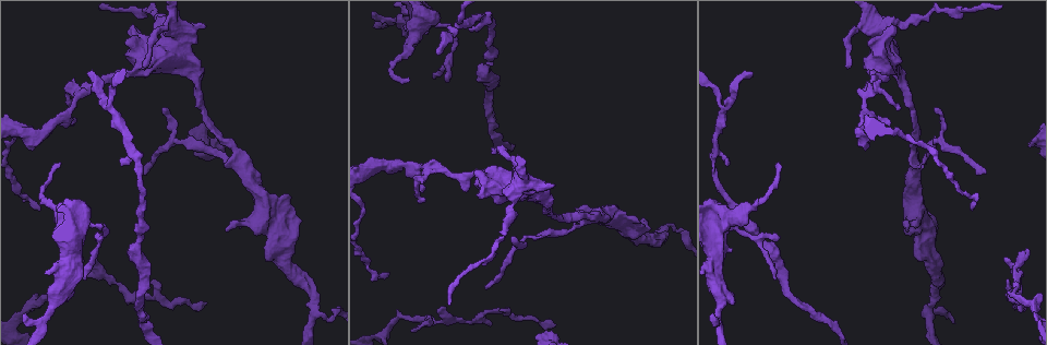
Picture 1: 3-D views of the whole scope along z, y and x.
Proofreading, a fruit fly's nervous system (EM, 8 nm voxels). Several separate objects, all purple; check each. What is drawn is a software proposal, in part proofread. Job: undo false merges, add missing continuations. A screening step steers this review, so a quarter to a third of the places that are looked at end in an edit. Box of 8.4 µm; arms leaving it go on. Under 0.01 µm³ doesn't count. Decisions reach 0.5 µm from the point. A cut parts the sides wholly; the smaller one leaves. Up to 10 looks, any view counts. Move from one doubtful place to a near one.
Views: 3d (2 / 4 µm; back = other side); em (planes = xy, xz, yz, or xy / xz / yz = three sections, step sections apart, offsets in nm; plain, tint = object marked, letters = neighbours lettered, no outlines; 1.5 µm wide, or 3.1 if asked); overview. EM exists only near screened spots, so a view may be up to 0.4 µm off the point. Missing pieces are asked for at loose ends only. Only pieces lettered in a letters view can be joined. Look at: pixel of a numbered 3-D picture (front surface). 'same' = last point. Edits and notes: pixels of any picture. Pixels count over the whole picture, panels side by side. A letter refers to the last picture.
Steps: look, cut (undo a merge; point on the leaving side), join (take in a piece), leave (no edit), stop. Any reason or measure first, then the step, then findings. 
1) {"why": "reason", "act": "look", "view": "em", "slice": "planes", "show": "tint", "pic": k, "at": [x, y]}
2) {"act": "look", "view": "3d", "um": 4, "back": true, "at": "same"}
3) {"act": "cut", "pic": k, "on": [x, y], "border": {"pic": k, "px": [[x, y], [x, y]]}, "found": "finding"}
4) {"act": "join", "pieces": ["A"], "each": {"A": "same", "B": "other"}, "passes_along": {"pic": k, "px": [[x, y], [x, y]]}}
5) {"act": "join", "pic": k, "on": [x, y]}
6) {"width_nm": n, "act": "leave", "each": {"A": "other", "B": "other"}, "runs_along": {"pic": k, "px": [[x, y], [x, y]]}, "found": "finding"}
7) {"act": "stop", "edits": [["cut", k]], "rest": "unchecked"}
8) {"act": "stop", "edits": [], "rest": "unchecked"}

{"why": "sudden change in width", "act": "look", "view": "3d", "um": 2, "pic": 1, "at": [238, 162]}

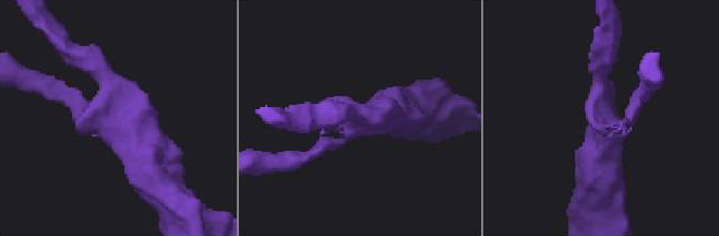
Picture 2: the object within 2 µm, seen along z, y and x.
{"arms": 3, "act": "look", "view": "em", "slice": "xy", "step": 8, "show": "tint", "pic": 2, "at": [601, 117]}

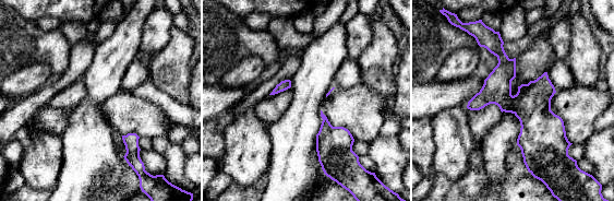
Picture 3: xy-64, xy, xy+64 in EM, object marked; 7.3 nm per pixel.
{"why": "another direction", "act": "look", "view": "em", "slice": "planes", "show": "letters", "at": "same"}

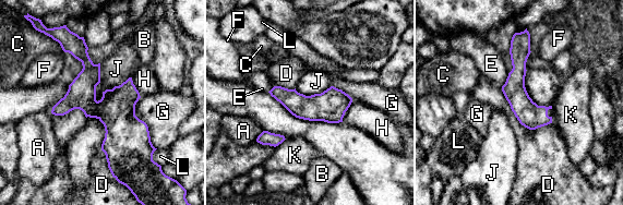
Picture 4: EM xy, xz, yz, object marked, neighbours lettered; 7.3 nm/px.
{"act": "leave", "each": {"A": "other", "B": "other", "C": "other", "D": "other", "E": "other", "F": "other", "G": "other", "H": "other", "J": "other", "K": "other", "L": "other"}, "runs_along": {"pic": 4, "px": [[81, 43], [114, 167]]}, "found": "continuous, no second neuron"}

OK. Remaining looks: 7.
{"why": "an open end", "act": "look", "view": "3d", "um": 4, "pic": 1, "at": [1005, 259]}

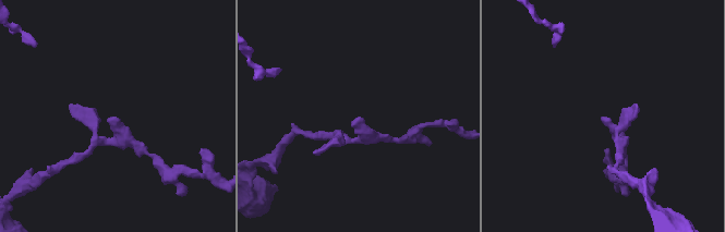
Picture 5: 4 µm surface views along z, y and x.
{"why": "now the EM", "act": "look", "view": "em", "slice": "xz", "step": 4, "show": "letters", "pic": 5, "at": [601, 117]}

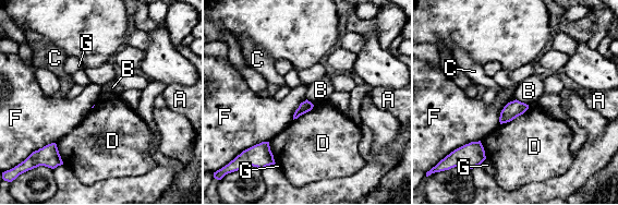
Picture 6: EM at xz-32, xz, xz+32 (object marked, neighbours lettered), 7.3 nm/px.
{"act": "look", "view": "em", "slice": "planes", "show": "letters", "at": "same"}

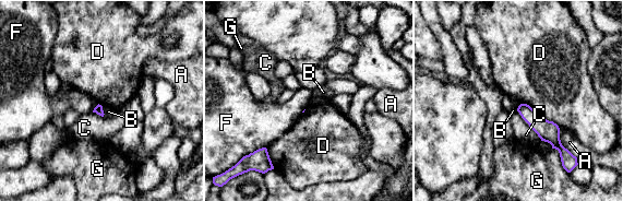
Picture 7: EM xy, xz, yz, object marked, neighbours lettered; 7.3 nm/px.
{"act": "leave", "each": {"A": "other", "B": "other", "C": "other", "D": "other", "F": "other", "G": "other"}, "border": {"pic": 7, "px": [[102, 106], [104, 116]]}, "found": "no lettered piece goes on from it"}

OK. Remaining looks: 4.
{"why": "free end", "act": "look", "view": "3d", "um": 4, "pic": 1, "at": [83, 279]}

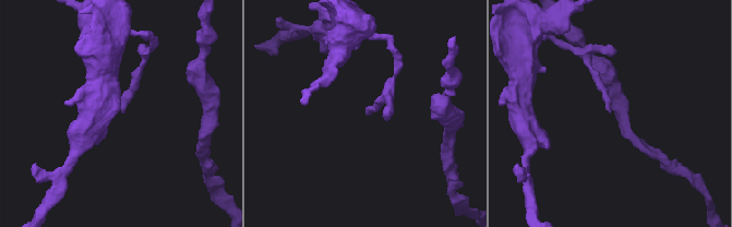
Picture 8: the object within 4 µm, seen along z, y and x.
{"act": "look", "view": "em", "slice": "xz", "step": 4, "show": "tint", "pic": 8, "at": [610, 110]}

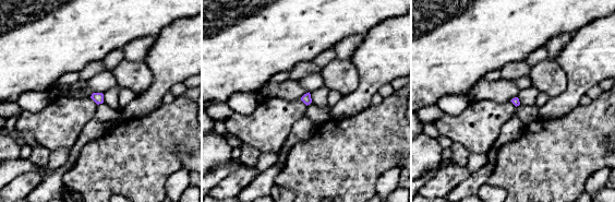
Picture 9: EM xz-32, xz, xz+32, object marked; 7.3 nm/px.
{"why": "another direction", "act": "look", "view": "em", "slice": "planes", "show": "letters", "at": "same"}

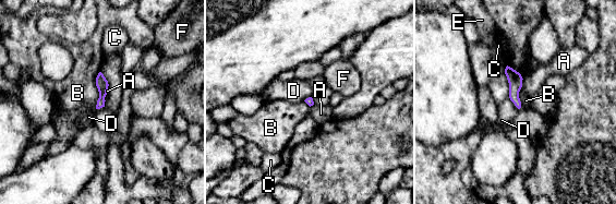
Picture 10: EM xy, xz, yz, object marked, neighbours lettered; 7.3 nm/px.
{"act": "leave", "each": {"A": "other", "B": "other", "C": "other", "D": "other", "E": "other", "F": "other"}, "border": {"pic": 10, "px": [[99, 71], [95, 108]]}, "found": "no lettered piece goes on from it"}

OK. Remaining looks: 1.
{"act": "stop", "edits": [], "rest": "unchecked"}

